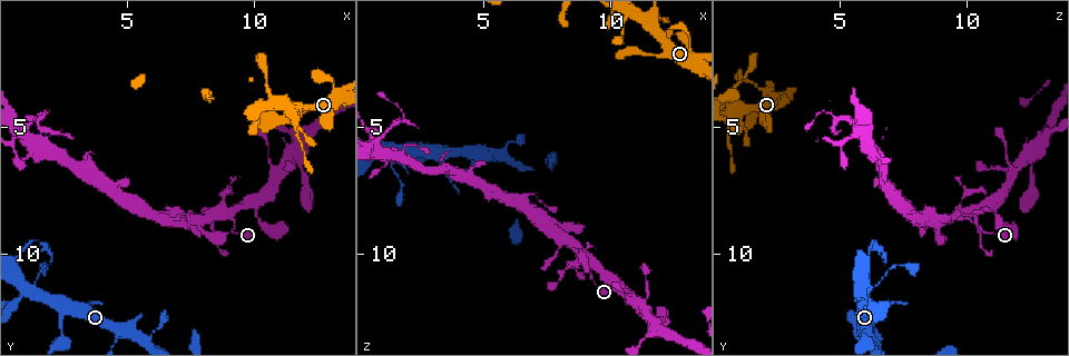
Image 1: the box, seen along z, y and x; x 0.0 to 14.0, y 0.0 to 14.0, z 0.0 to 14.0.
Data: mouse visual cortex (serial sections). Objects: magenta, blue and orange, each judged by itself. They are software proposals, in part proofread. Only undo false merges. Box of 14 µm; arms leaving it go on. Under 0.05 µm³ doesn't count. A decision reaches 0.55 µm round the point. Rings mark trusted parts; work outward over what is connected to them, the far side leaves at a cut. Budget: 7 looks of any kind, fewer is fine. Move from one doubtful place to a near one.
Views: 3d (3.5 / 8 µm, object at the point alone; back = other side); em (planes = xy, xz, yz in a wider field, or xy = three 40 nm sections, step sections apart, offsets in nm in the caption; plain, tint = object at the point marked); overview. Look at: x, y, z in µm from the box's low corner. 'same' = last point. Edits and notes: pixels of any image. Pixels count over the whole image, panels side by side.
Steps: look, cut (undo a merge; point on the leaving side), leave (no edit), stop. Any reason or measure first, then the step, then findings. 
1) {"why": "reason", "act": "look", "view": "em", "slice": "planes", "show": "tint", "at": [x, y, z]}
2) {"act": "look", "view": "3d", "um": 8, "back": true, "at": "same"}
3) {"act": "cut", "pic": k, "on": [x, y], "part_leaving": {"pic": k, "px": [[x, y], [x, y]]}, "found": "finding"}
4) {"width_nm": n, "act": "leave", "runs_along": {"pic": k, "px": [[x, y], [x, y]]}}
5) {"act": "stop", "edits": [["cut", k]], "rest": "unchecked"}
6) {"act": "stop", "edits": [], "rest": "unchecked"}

{"why": "abrupt turn", "act": "look", "view": "3d", "um": 3.5, "at": [2.4, 13.3, 6.0]}

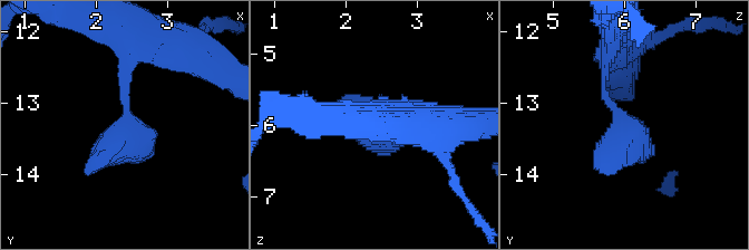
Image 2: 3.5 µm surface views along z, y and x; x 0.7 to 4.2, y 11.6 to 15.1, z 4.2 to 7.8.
{"act": "leave", "runs_along": {"pic": 2, "px": [[129, 60], [126, 133], [85, 171]]}, "found": "continuous, no second cell"}

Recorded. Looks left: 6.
{"why": "thin neck", "act": "look", "view": "3d", "um": 3.5, "at": [1.1, 11.4, 5.9]}

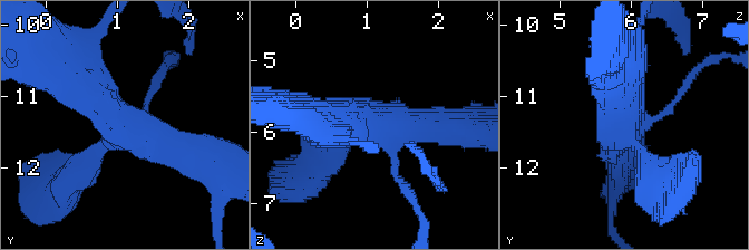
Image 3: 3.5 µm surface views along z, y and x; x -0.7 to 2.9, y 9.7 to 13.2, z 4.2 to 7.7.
{"act": "look", "view": "em", "slice": "planes", "show": "plain", "at": [1.00, 11.40, 5.90]}

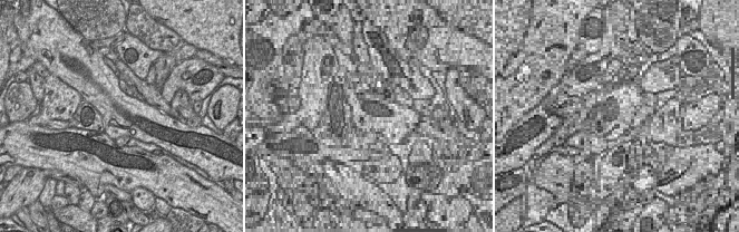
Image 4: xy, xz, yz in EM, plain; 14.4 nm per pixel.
{"act": "look", "view": "em", "slice": "planes", "show": "tint", "at": "same"}

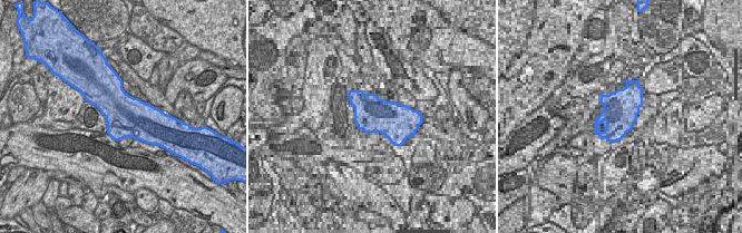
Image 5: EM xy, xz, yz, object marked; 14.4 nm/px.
{"arm_widths_nm": [100, 250, 400, 500], "act": "leave", "runs_along": {"pic": 3, "px": [[188, 152], [119, 121], [75, 63]]}, "found": "one cell here"}

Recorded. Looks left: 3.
{"act": "look", "view": "3d", "um": 3.5, "at": [9.2, 8.7, 10.2]}

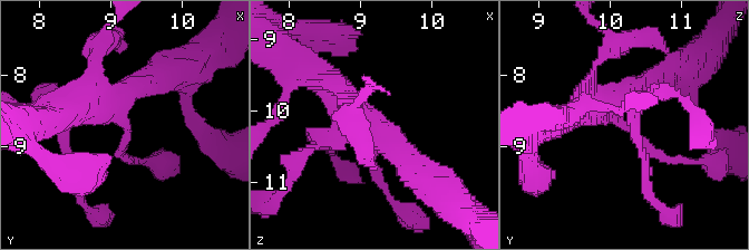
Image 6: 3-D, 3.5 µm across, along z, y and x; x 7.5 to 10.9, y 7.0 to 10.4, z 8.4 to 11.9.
{"arms": 4, "arm_widths_nm": [150, 200, 300, 400], "why": "need the tissue", "act": "look", "view": "em", "slice": "planes", "show": "tint", "at": [9.15, 8.70, 10.20]}

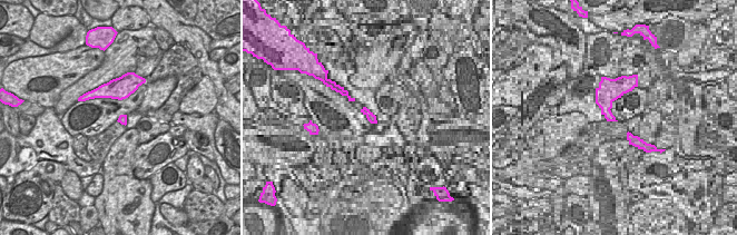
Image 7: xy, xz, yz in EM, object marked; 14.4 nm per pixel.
{"act": "leave", "runs_along": {"pic": 6, "px": [[380, 183], [373, 121], [322, 80]]}, "found": "one cell here"}

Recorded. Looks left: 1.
{"act": "stop", "edits": [], "rest": "unchecked"}

